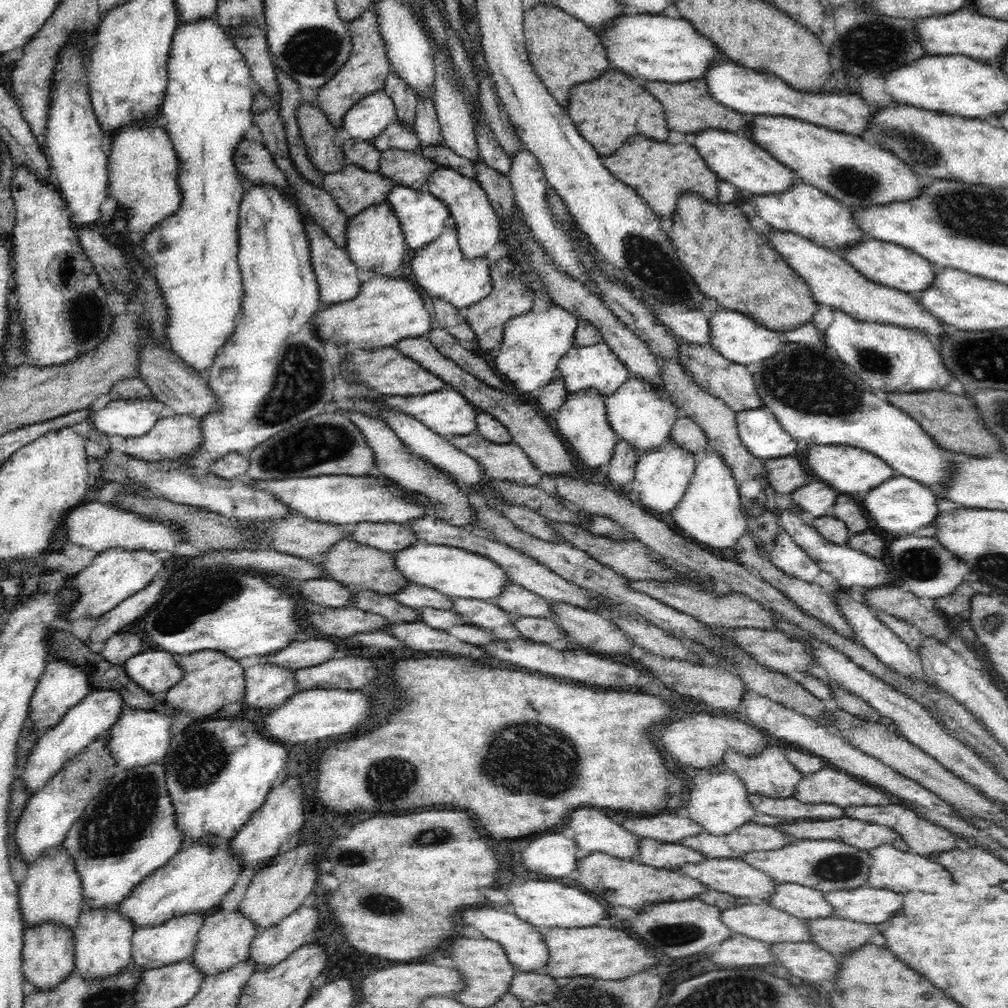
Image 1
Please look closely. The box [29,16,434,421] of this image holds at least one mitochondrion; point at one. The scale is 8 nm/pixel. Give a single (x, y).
(313, 52)

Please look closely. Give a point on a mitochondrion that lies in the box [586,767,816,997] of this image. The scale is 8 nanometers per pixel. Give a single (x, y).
(673, 935)

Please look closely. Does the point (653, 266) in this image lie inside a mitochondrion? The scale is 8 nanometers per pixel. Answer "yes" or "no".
yes

